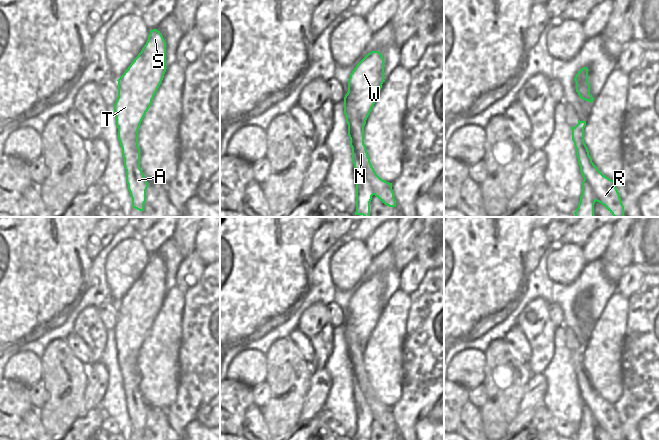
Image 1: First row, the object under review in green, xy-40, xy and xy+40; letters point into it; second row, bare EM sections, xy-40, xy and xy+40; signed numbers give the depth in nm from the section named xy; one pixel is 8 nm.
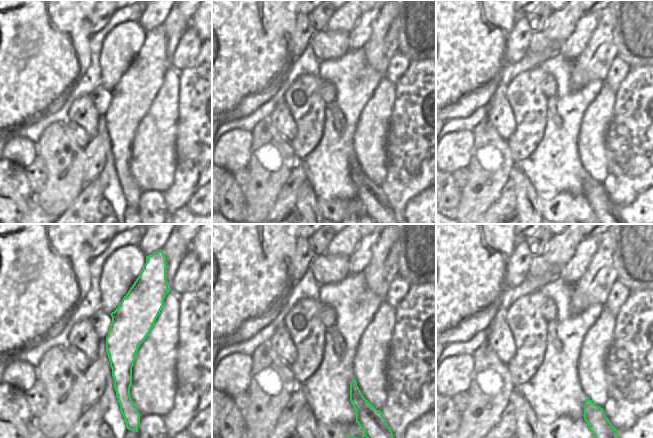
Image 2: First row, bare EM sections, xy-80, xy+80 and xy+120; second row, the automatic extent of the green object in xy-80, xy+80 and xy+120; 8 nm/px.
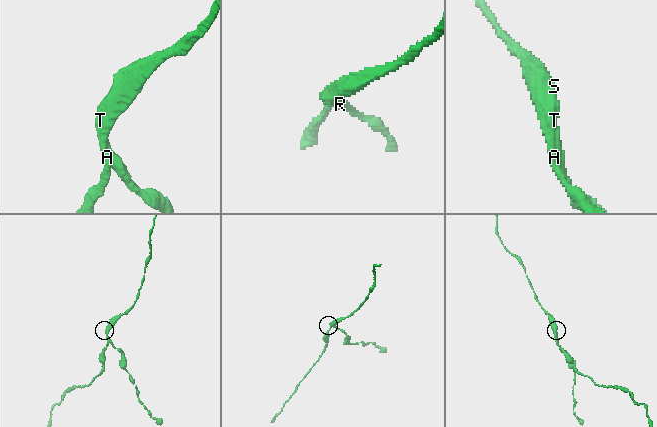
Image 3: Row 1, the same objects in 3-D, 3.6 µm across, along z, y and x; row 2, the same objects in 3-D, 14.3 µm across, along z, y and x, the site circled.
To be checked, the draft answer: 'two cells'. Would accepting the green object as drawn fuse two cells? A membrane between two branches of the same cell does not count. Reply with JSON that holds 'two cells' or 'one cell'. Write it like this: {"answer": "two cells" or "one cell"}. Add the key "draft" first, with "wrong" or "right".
{"draft": "right", "answer": "two cells"}

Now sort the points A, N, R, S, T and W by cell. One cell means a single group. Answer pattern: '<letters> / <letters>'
A N S T W / R

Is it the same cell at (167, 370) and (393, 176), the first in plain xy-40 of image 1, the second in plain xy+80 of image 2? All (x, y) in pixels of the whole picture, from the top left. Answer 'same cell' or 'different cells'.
different cells

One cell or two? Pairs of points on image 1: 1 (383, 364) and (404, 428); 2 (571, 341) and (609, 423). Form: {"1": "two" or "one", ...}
{"1": "two", "2": "one"}

